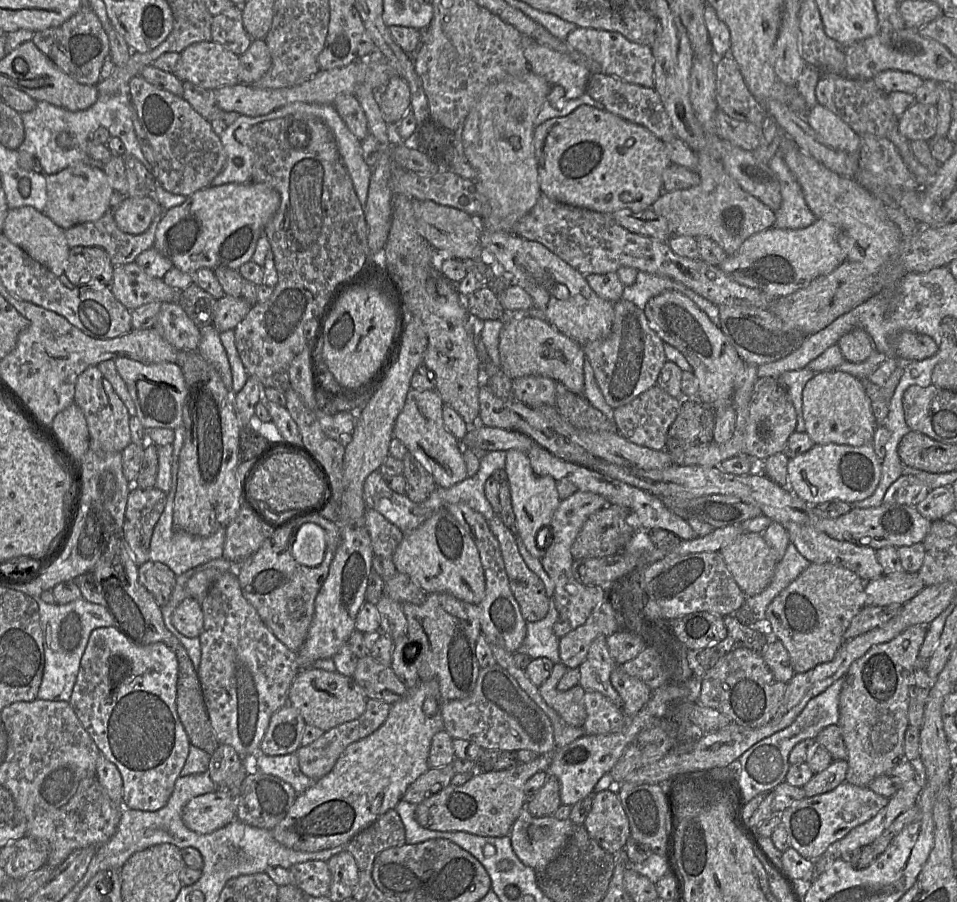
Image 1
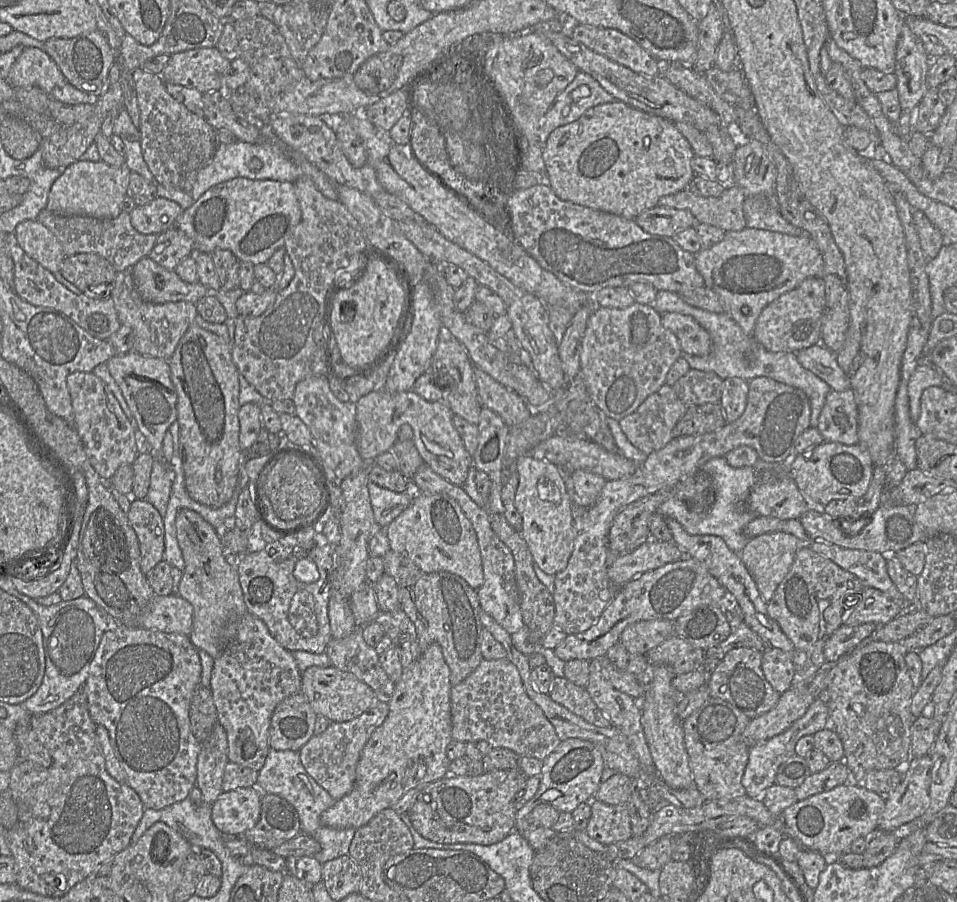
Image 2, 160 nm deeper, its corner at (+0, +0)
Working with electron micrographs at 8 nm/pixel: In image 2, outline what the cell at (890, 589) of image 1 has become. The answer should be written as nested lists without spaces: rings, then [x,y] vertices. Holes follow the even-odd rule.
[[[866,587],[861,592],[861,601],[843,619],[843,624],[859,625],[873,623],[883,625],[903,612],[903,606],[881,591]]]

